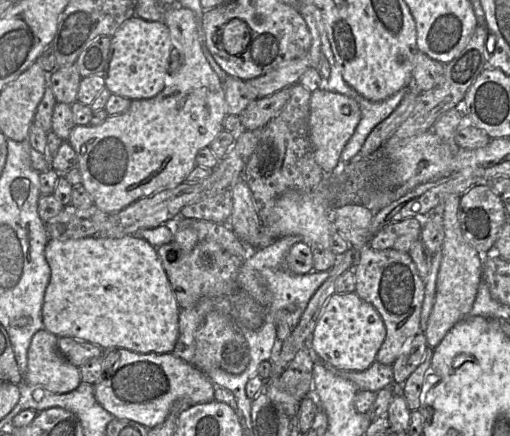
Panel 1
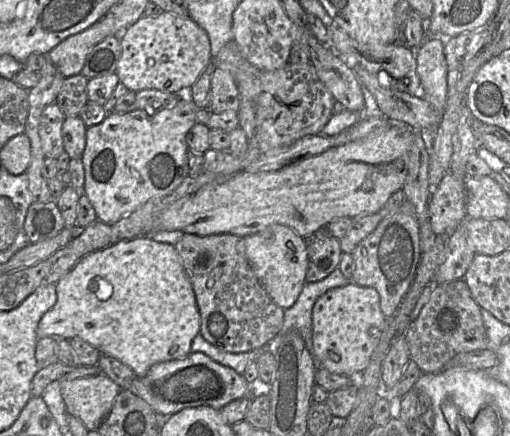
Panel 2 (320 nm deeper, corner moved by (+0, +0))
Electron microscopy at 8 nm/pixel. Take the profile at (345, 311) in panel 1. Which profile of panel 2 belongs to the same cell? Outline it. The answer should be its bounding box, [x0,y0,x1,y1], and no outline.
[312,282,385,376]

